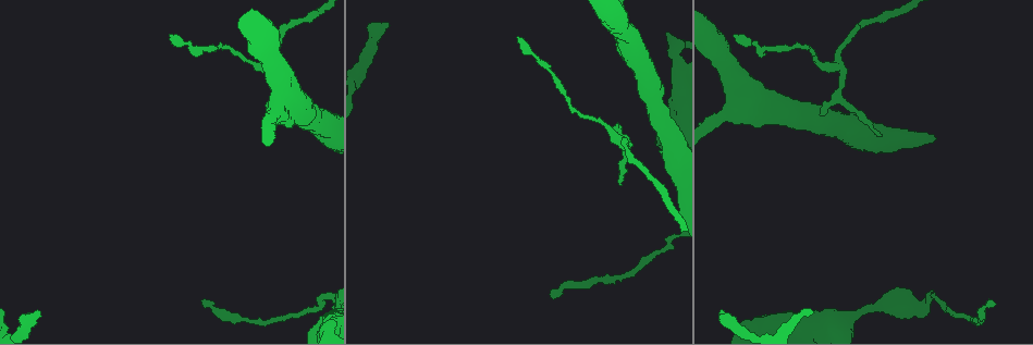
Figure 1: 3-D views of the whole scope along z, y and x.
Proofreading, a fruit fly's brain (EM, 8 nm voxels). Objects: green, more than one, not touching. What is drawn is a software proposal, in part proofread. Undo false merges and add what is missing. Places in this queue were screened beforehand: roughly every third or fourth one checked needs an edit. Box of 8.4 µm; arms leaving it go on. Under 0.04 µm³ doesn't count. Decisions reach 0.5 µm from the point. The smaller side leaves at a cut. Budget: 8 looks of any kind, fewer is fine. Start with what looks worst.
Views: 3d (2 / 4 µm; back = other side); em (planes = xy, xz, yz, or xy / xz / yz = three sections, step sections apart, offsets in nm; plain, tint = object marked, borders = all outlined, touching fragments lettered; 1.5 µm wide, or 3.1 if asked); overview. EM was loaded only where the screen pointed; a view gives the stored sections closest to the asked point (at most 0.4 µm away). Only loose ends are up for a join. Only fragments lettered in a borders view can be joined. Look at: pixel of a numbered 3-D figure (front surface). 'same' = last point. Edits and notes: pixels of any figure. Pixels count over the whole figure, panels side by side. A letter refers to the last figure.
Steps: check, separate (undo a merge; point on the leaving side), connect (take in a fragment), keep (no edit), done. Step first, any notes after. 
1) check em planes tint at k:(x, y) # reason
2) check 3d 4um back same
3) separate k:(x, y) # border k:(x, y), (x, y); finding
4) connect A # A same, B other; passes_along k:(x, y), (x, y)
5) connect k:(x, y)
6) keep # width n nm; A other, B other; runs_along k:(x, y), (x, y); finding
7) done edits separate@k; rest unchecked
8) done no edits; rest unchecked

check em planes borders at 1:(36, 311) # an open end

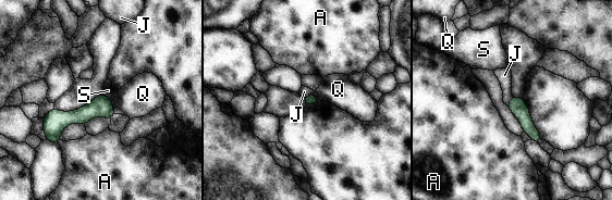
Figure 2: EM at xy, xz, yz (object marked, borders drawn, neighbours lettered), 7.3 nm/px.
keep # longest_contact Q 130 nm; A other, J other, Q other, S other; no lettered fragment goes on from it

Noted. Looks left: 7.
check em xy step 4 plain at 1:(551, 293) # free end

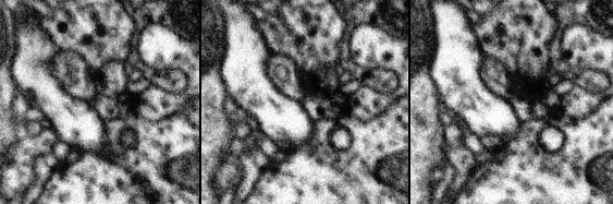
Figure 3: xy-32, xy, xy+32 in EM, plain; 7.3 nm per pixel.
check em xy step 4 borders same

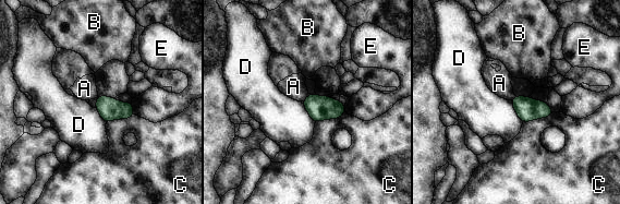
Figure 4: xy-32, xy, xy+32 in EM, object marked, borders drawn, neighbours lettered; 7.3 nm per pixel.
keep # A other, B other, C other, D other, E other; border 4:(310, 94), (303, 102); none of them fits

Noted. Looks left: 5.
check 3d 2um at 1:(620, 184) # thin end

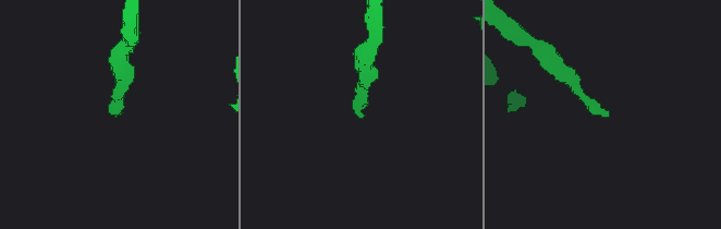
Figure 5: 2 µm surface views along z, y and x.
check em planes borders at 5:(604, 113) # now the EM

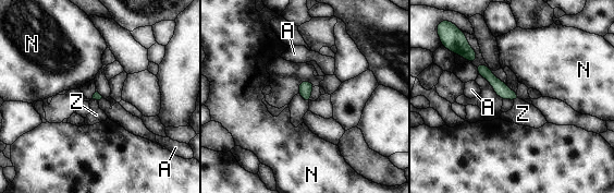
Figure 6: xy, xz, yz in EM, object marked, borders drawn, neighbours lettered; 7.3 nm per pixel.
connect Z # longest_contact Z 40 nm; A other, N other, Z same; it goes on there

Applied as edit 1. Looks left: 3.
done edits connect@6; rest unchecked

